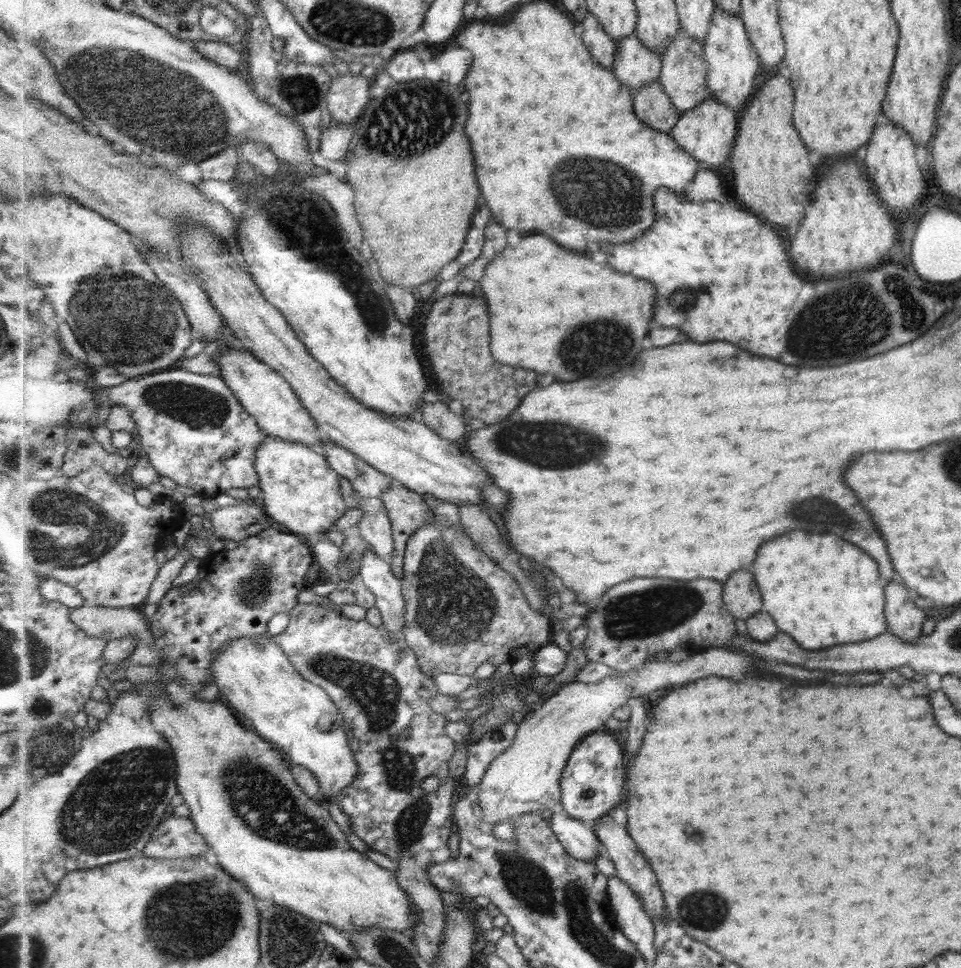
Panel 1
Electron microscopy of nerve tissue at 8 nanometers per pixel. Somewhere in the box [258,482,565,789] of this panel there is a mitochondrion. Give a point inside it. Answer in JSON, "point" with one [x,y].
{"point":[453,608]}

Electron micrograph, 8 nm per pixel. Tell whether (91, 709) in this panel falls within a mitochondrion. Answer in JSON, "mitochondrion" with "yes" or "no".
{"mitochondrion":"no"}

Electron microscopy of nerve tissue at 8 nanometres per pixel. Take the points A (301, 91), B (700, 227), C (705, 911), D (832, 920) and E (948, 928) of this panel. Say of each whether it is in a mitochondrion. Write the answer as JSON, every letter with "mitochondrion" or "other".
{"A":"mitochondrion","B":"other","C":"mitochondrion","D":"other","E":"other"}

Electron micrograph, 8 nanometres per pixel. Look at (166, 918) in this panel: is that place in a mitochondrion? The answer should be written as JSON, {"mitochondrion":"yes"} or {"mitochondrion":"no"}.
{"mitochondrion":"yes"}

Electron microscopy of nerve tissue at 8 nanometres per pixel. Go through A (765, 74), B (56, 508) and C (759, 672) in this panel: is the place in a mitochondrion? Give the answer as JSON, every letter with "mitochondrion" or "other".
{"A":"other","B":"mitochondrion","C":"other"}

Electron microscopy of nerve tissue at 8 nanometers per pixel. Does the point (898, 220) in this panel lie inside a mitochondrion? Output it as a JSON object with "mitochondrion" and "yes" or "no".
{"mitochondrion":"no"}

